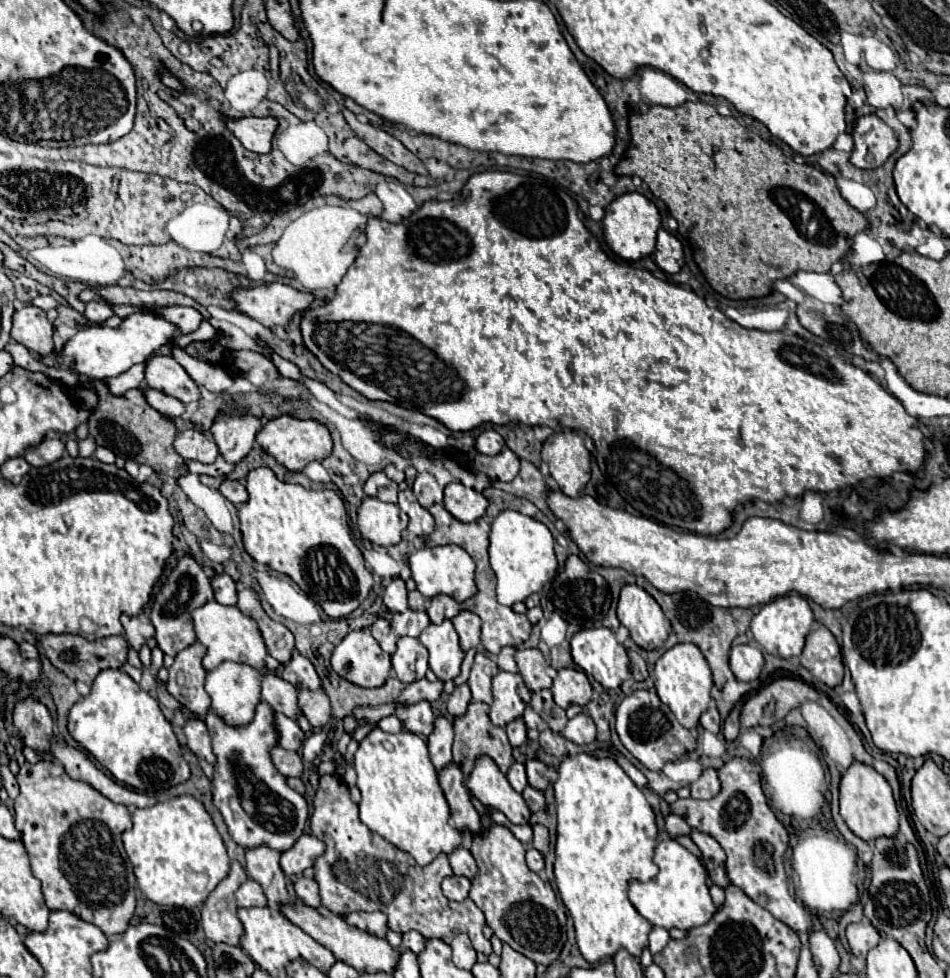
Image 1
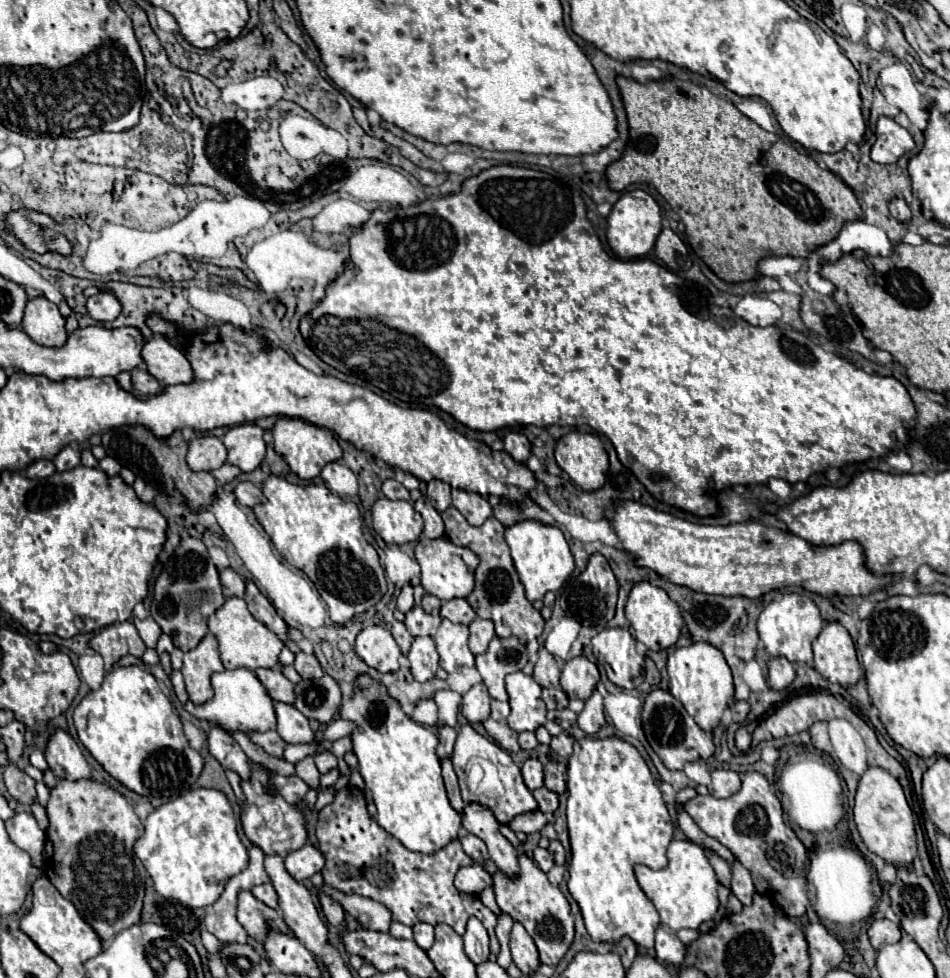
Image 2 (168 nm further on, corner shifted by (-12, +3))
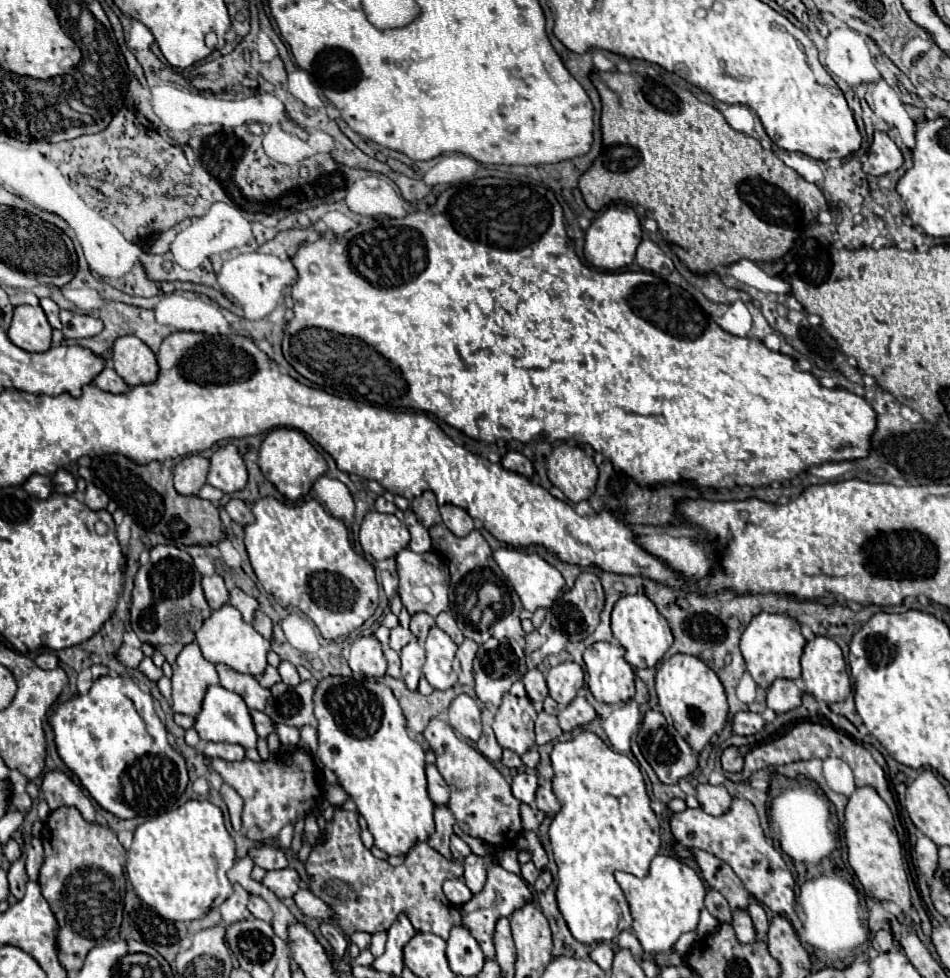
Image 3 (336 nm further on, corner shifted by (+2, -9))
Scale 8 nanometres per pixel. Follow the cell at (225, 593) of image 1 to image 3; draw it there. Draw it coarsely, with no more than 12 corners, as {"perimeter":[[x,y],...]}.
{"perimeter":[[218,574],[202,578],[212,610],[228,604],[228,588]]}

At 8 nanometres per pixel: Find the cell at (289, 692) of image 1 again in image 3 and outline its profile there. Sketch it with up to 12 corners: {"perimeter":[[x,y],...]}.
{"perimeter":[[216,666],[220,684],[250,710],[264,710],[270,690],[254,676]]}

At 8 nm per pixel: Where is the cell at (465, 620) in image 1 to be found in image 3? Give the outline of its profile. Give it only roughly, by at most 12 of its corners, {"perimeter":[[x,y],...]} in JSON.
{"perimeter":[[466,638],[456,652],[454,670],[458,680],[474,684],[472,660],[478,646]]}

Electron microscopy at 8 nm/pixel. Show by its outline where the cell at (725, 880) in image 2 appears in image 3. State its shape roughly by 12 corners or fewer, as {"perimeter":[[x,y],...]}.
{"perimeter":[[718,890],[706,892],[704,904],[720,922],[730,922],[730,906]]}

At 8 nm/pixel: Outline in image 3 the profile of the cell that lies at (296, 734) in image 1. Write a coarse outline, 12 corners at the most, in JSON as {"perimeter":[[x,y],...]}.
{"perimeter":[[252,710],[254,728],[260,738],[268,738],[276,724],[258,710]]}

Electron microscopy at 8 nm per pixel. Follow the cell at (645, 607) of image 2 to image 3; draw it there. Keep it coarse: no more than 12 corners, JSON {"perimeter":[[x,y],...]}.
{"perimeter":[[642,594],[612,610],[632,668],[652,668],[672,644],[666,618]]}

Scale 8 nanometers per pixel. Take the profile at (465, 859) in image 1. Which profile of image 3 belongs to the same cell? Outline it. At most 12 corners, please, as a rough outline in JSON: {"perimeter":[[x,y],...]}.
{"perimeter":[[452,836],[450,852],[456,860],[472,854],[466,842]]}

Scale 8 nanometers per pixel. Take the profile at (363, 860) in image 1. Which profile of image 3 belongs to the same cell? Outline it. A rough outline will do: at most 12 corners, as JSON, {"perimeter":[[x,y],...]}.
{"perimeter":[[334,810],[306,860],[310,890],[346,934],[402,912],[448,940],[442,892],[462,862],[428,844],[390,866],[364,848],[356,812]]}

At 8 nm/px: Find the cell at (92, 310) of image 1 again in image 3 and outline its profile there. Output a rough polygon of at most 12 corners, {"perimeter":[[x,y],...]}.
{"perimeter":[[62,310],[66,338],[96,336],[104,328],[100,318]]}

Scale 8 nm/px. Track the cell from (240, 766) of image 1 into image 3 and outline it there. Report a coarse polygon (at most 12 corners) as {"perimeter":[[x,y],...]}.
{"perimeter":[[260,844],[248,854],[264,870],[288,866],[284,850]]}

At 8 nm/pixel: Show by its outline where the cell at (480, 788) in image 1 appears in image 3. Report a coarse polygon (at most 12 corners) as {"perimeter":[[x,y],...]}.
{"perimeter":[[448,722],[424,738],[456,824],[488,844],[520,832],[506,778]]}

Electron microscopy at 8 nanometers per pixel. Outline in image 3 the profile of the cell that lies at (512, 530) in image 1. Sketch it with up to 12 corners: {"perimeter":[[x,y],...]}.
{"perimeter":[[502,546],[494,560],[522,608],[548,608],[562,574],[536,552]]}

